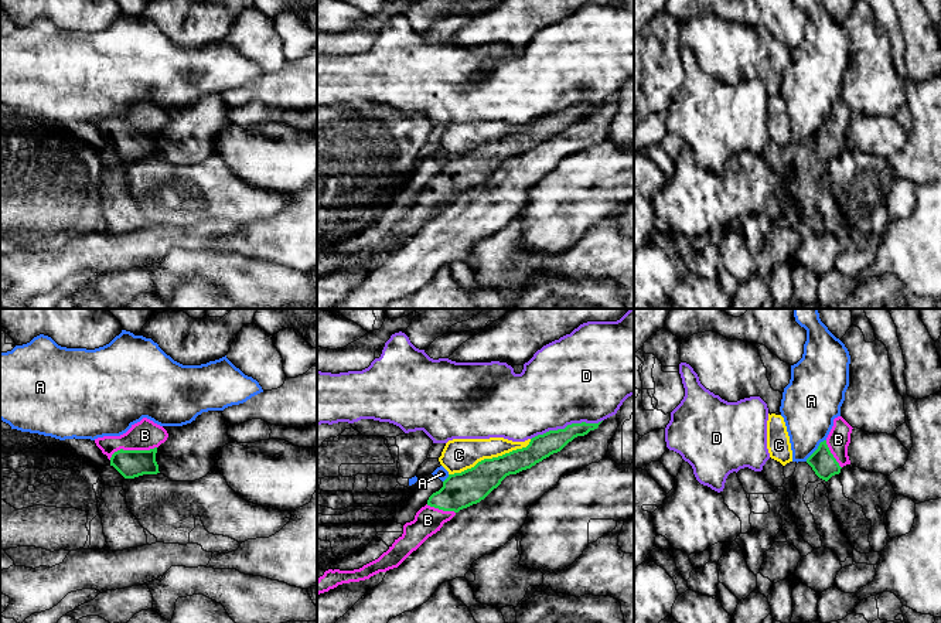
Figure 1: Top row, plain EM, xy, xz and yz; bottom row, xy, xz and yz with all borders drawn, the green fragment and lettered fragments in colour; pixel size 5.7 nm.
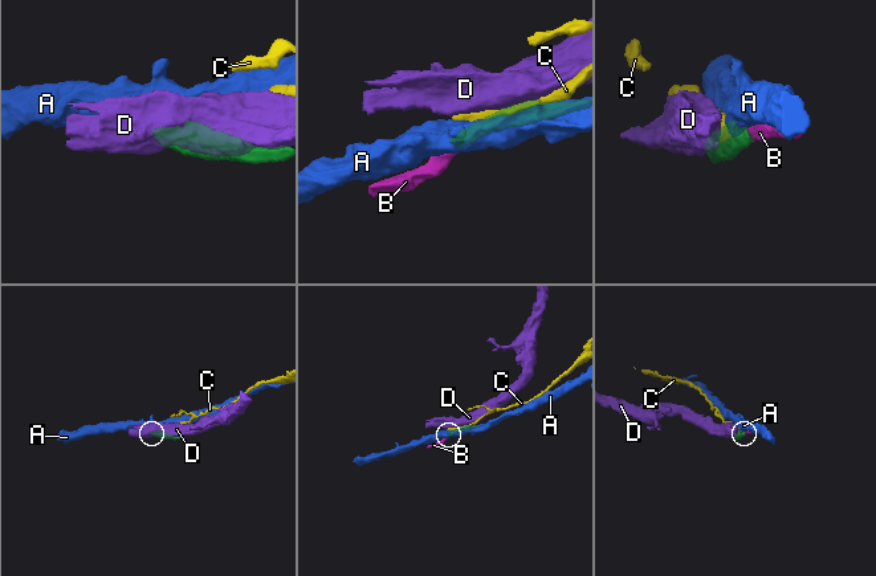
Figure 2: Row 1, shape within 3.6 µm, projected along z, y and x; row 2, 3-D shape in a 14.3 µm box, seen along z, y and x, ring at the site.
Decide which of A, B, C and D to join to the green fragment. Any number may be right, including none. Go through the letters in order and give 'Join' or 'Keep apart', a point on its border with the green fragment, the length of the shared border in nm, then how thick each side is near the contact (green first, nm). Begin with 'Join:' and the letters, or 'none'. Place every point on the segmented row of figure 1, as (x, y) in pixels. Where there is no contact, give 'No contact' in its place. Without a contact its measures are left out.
Join: B
A: Keep apart. Touches green at yz (817, 449). Shared border 170 nm. Thickness 140 nm (green) against 320 nm
B: Join. Touches green at xy (132, 450). Shared border 280 nm. Thickness 160 nm (green) against 170 nm
C: Keep apart. Touches green at xz (490, 459). Shared border 500 nm. Thickness 200 nm (green) against 190 nm
D: Keep apart. Touches green at xz (568, 425). Shared border 420 nm. Thickness 140 nm (green) against 480 nm

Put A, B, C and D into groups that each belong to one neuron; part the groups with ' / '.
A / B / C / D

